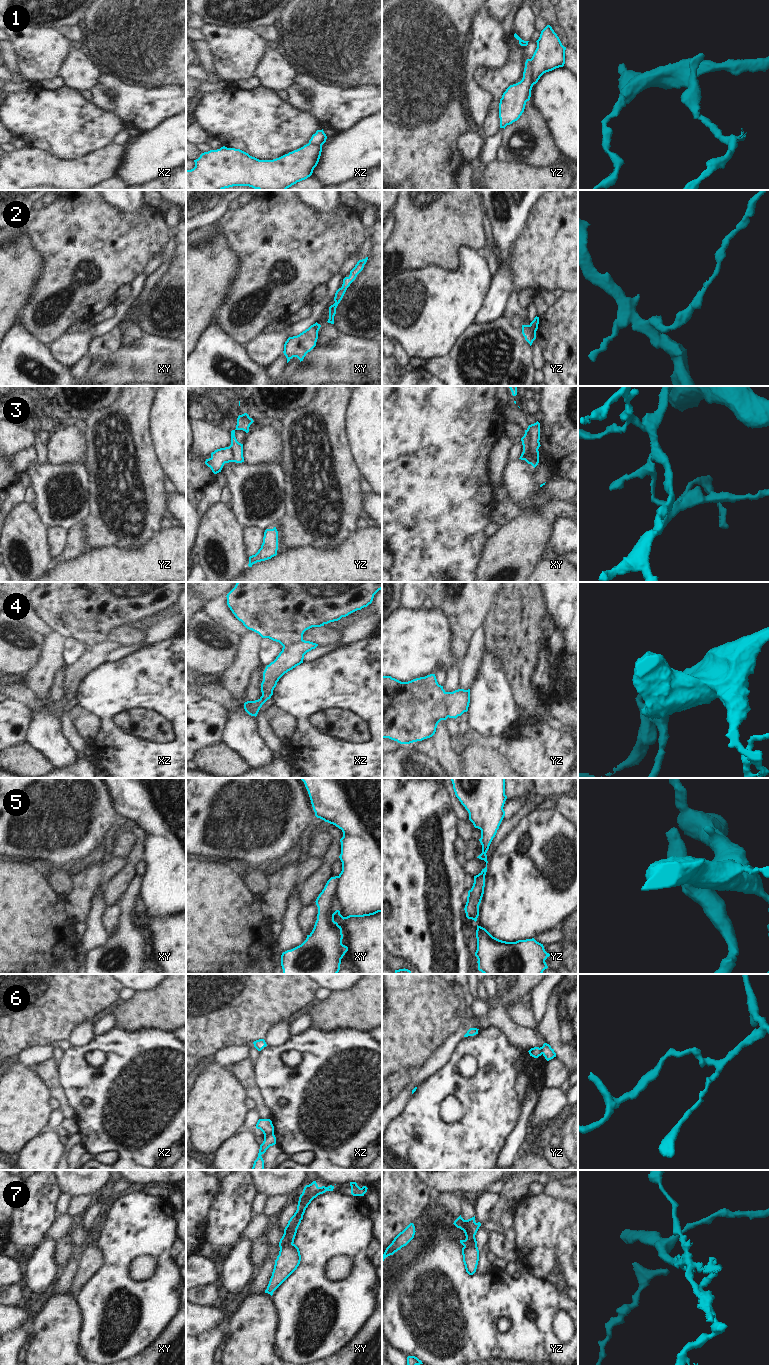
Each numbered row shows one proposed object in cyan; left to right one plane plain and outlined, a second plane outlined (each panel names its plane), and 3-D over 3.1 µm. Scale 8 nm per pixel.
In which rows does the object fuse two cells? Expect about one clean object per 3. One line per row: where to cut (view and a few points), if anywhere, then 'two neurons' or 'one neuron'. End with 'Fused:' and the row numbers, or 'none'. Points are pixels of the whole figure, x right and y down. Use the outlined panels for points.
1: yz (530, 59), (531, 80), (534, 83) | two neurons
2: yz (529, 325), (535, 333) | two neurons
3: xy (527, 430), (528, 452), (525, 460) | two neurons
4: yz (445, 692), (445, 705), (448, 716) | two neurons
5: xy (337, 876), (338, 911) | two neurons
6: xz (273, 1132), (264, 1136) | two neurons
7: xy (292, 1243), (280, 1248) | two neurons
Fused: 1, 2, 3, 4, 5, 6, 7

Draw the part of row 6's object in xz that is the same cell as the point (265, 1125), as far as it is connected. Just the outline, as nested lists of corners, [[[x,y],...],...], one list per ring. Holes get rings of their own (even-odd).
[[[259,1119],[256,1124],[256,1128],[260,1129],[263,1132],[264,1136],[268,1136],[274,1133],[274,1126],[270,1119]]]

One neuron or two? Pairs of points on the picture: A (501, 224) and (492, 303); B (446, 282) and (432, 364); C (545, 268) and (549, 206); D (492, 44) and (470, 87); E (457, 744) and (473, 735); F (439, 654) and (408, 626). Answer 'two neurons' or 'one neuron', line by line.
A: one neuron
B: two neurons
C: one neuron
D: one neuron
E: two neurons
F: one neuron

